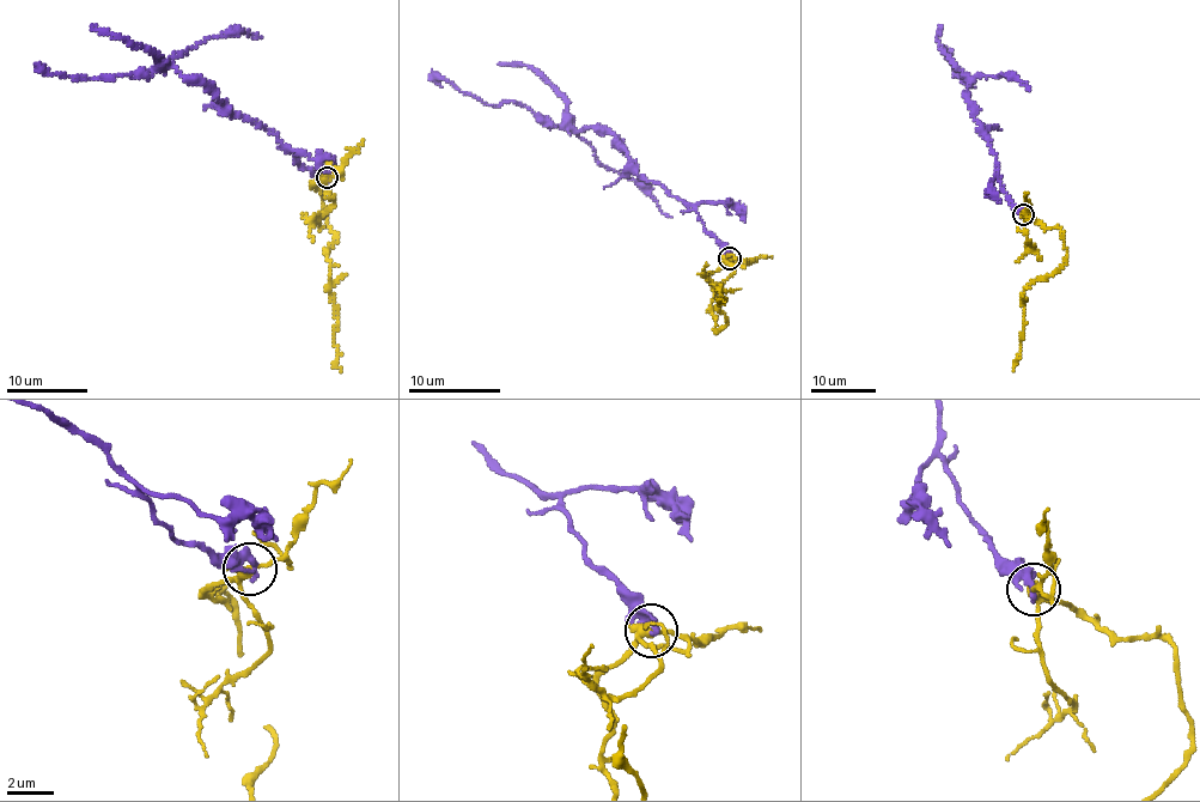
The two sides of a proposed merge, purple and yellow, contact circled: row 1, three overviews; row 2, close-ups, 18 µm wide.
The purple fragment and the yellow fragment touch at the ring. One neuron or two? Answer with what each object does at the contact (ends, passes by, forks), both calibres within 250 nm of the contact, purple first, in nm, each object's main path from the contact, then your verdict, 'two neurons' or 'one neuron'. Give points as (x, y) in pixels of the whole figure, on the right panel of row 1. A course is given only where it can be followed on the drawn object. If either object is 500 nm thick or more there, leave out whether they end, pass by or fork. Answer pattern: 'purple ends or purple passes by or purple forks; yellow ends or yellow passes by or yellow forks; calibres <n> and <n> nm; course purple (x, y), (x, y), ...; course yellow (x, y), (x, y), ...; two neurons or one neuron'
purple ends; yellow forks; calibres 360 and 280 nm; course purple (1023, 213), (1001, 188), (988, 138), (967, 98), (973, 79), (954, 74), (958, 73), (942, 46); course yellow (1023, 214), (1047, 228), (1060, 229), (1066, 256), (1057, 269), (1035, 279), (1023, 291), (1024, 328), (1013, 370); two neurons

